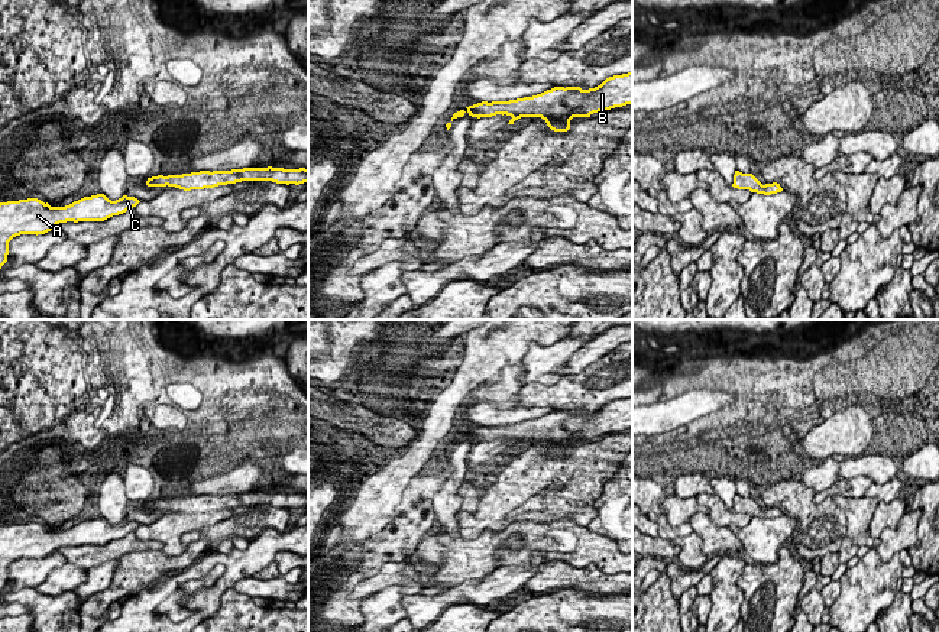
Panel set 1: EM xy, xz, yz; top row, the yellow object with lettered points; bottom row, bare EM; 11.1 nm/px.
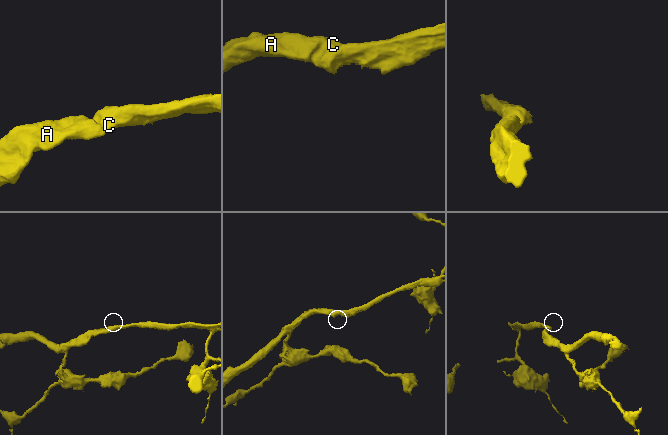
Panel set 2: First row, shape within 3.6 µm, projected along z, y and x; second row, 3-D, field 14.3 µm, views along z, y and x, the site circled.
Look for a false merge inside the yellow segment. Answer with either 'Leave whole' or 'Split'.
Leave whole

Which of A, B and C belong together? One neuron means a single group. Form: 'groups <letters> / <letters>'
groups A B C

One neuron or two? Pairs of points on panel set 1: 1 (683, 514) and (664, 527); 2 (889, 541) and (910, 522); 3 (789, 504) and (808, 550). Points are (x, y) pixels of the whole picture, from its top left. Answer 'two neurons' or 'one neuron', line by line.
1: two neurons
2: one neuron
3: one neuron

